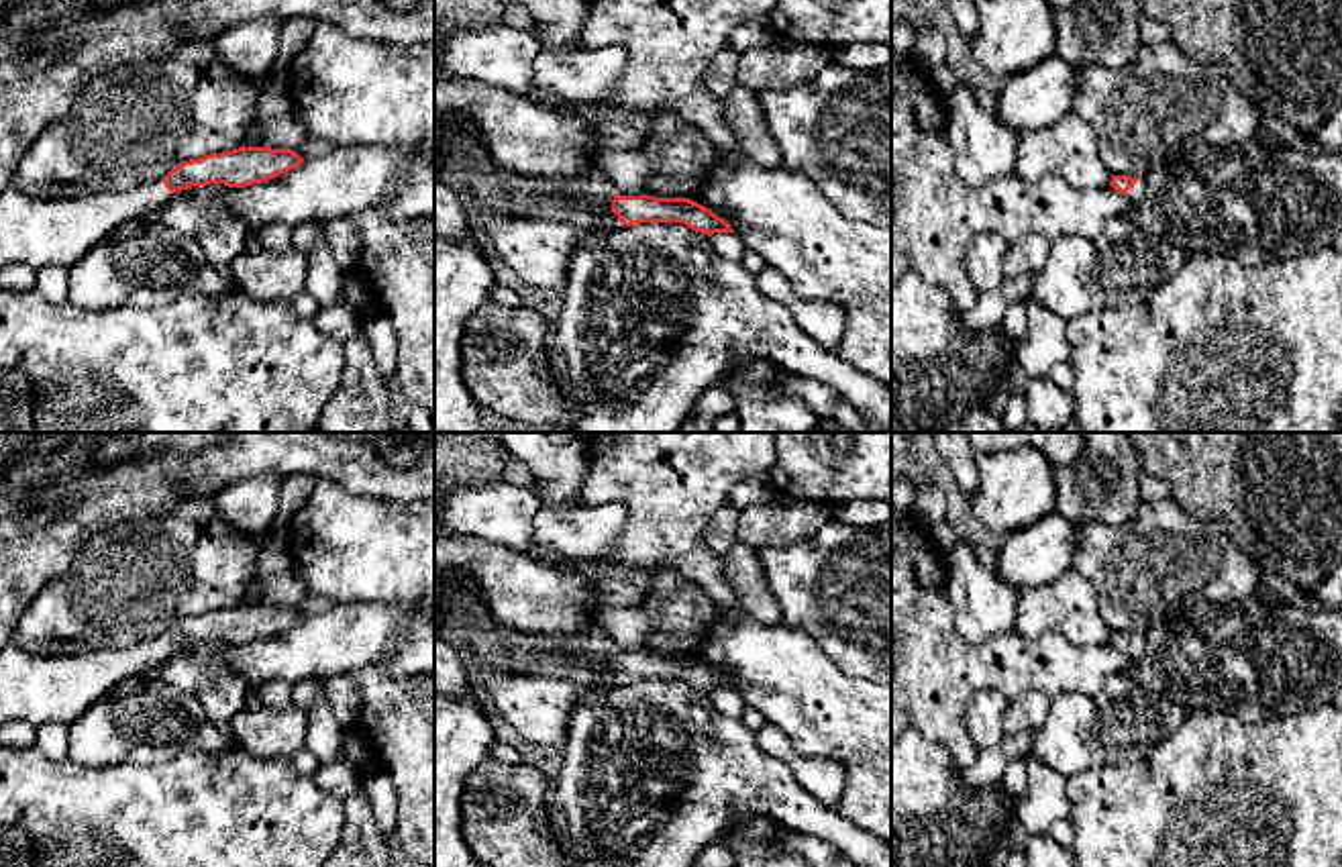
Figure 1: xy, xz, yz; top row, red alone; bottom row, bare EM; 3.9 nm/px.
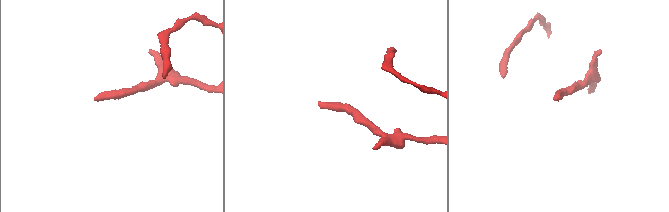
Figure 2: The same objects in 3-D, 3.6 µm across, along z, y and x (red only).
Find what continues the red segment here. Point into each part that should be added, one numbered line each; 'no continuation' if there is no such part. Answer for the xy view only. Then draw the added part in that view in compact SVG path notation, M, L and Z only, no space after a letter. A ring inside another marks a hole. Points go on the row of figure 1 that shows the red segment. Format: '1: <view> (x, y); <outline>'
1: xy (39, 231); M163 180L80 196L33 196L10 186L0 192L0 271L12 263L69 269L122 222L151 216L169 196Z

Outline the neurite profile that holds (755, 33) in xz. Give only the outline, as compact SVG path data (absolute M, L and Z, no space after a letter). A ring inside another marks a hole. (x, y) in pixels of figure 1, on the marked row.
M769 16L755 18L744 22L728 41L728 47L744 53L755 47L769 47L779 41L777 33L773 31Z

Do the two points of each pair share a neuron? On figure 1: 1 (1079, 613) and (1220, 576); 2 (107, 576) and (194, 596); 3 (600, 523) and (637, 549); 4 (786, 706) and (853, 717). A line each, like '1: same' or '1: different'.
1: different
2: same
3: different
4: same

